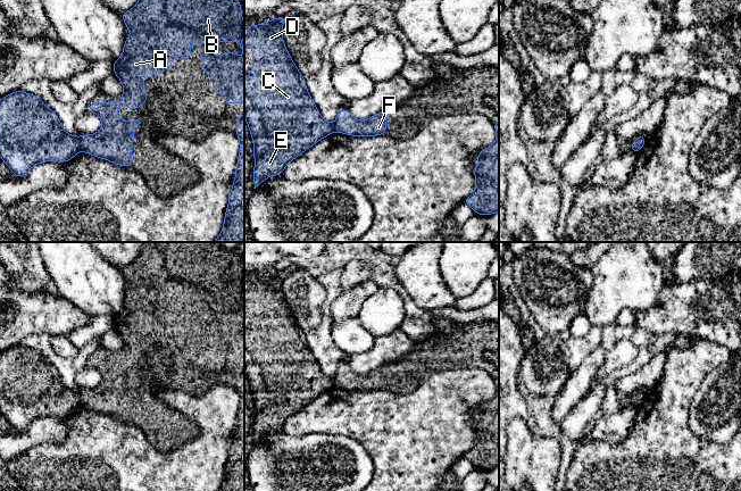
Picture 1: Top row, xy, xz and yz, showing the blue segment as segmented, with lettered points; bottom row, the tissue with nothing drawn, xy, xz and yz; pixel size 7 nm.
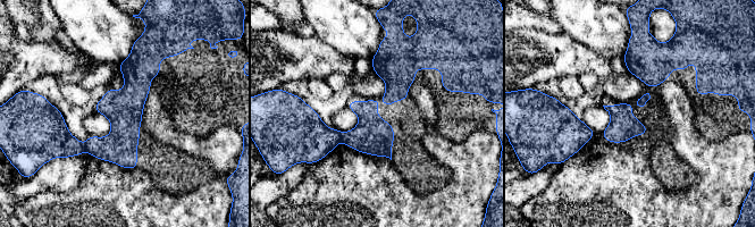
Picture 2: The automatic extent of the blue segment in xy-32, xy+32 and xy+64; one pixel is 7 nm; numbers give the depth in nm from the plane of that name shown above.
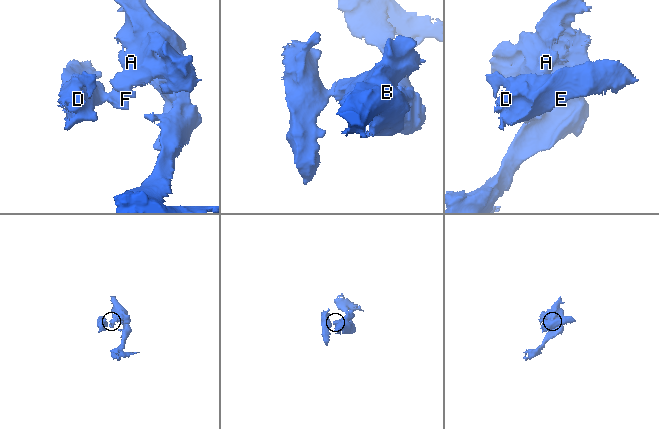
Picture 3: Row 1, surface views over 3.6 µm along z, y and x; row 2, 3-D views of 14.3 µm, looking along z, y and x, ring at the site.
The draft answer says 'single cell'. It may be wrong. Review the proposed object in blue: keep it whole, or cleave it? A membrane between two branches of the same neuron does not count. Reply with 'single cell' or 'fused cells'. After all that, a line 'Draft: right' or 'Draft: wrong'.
fused cells
Draft: wrong

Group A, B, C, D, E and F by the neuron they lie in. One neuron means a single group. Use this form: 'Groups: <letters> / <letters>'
Groups: A B F / C D E

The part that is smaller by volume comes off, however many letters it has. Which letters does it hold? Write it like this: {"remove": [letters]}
{"remove": ["C", "D", "E"]}

